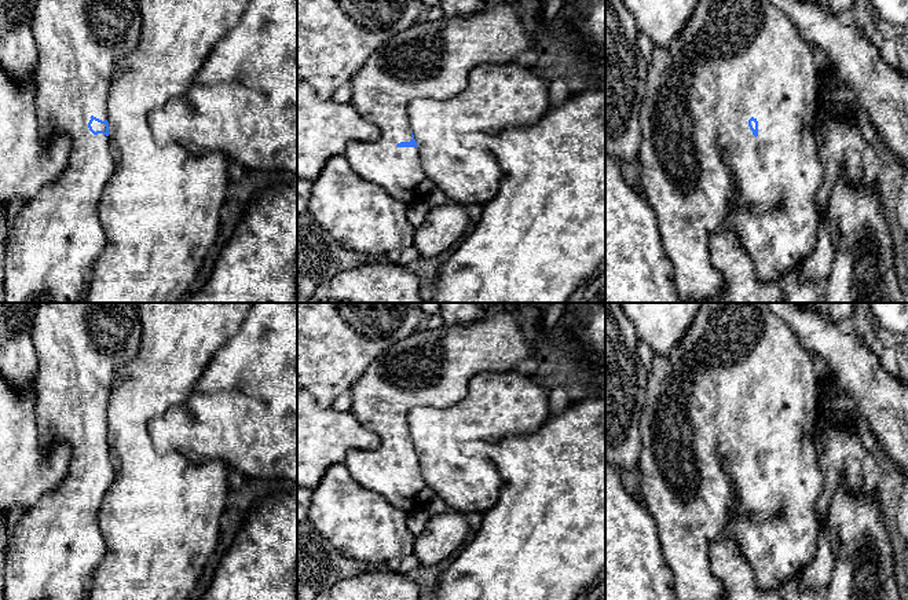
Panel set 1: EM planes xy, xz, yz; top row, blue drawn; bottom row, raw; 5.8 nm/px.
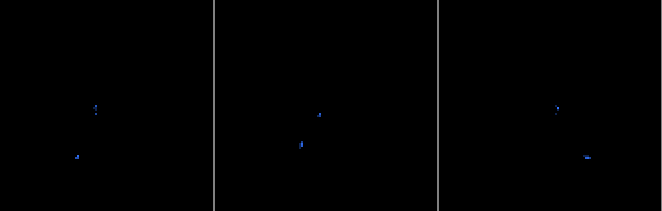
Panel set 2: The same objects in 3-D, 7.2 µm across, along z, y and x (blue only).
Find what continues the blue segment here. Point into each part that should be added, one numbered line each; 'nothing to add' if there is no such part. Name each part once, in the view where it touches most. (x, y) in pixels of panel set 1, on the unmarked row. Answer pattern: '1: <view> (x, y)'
1: xy (55, 548)

